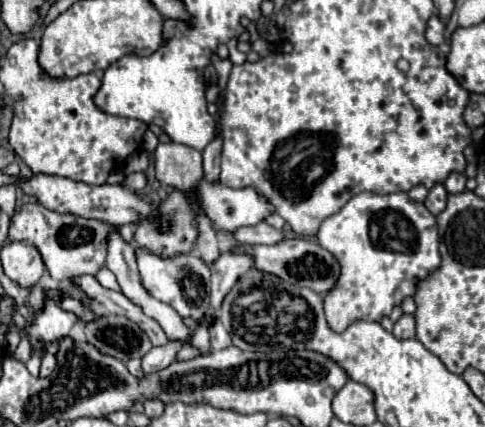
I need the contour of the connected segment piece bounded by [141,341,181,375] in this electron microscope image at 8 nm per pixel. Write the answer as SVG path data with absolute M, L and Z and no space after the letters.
M169 341L167 345L161 345L161 347L153 347L145 357L143 357L143 373L145 375L151 375L151 373L157 373L165 367L169 367L173 361L175 361L175 353L181 349L179 341Z

